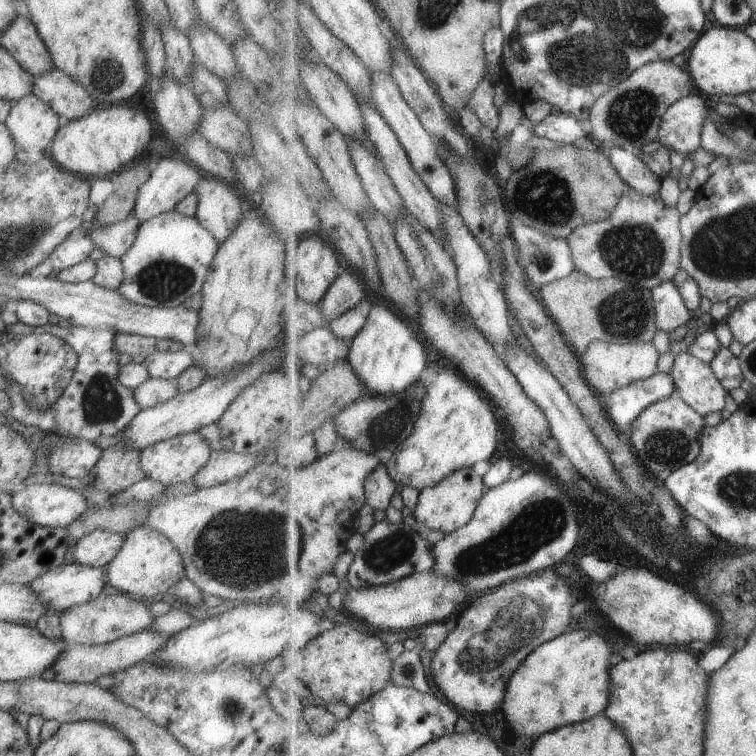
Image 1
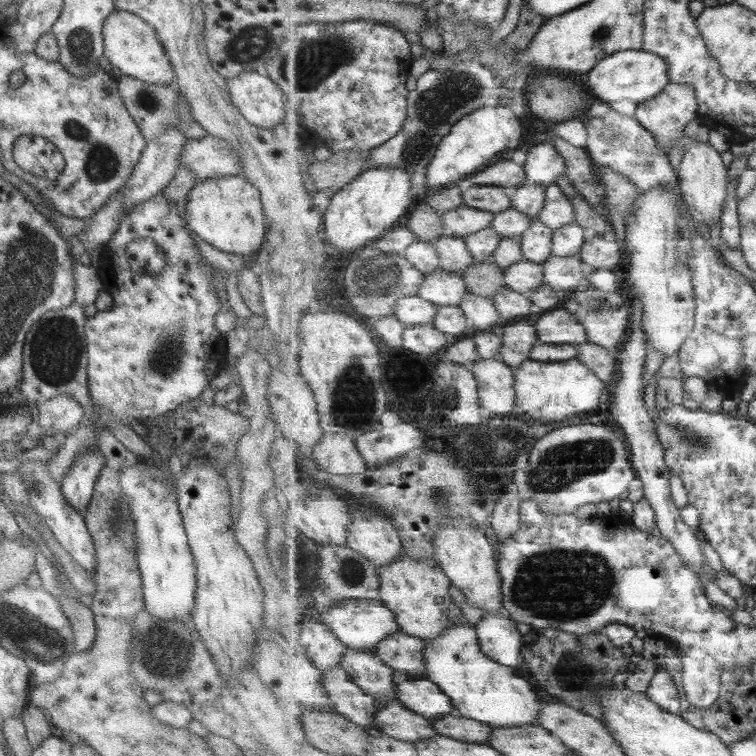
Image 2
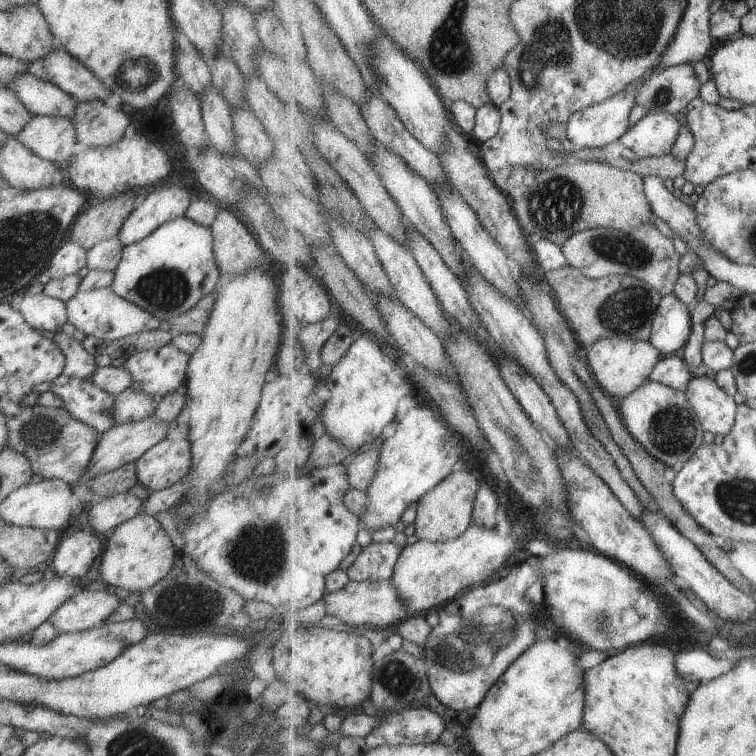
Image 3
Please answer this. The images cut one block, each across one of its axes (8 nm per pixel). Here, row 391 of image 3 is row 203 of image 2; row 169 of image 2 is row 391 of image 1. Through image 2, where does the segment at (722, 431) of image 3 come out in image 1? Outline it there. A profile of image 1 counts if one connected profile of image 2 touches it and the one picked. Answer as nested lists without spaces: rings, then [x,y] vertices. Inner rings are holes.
[[[682,351],[673,361],[673,368],[669,372],[677,386],[677,394],[701,416],[707,416],[712,413],[720,413],[727,404],[727,395],[729,395],[726,386],[723,386],[721,380],[715,372],[711,363],[699,360],[693,354]]]

